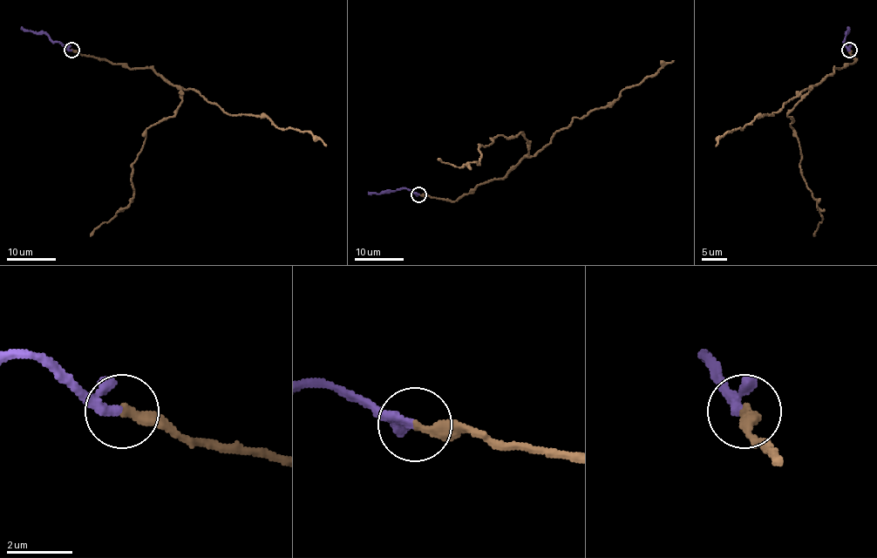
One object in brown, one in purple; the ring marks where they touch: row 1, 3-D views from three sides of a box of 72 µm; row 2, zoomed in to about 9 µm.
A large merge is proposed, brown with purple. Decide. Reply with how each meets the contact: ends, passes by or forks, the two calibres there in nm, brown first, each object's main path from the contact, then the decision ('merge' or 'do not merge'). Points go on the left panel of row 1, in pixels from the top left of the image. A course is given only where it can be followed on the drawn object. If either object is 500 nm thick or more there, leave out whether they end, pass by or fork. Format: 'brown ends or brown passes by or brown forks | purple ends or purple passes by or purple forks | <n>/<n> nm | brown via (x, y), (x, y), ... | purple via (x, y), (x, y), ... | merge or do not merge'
brown ends | purple passes by | 320/200 nm | brown via (71, 50), (154, 71), (180, 91), (182, 103), (173, 115), (146, 130), (132, 165), (130, 203), (91, 235) | purple via (71, 50), (67, 50), (44, 34), (33, 34), (21, 26) | merge

